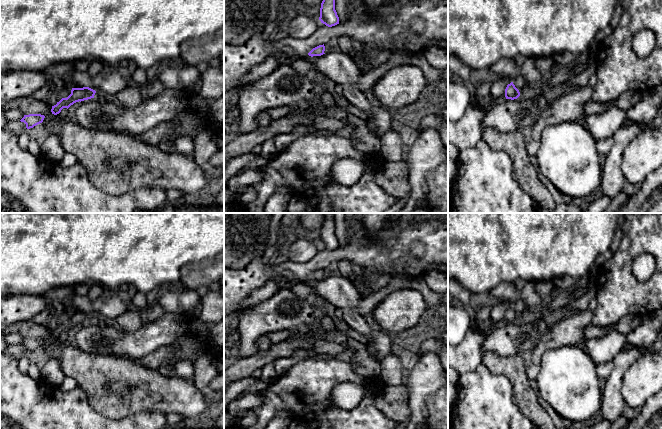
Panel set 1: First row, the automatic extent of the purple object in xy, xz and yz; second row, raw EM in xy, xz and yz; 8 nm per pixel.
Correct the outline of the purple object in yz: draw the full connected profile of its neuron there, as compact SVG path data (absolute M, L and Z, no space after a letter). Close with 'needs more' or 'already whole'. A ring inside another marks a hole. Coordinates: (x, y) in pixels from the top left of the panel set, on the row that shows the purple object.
M511 82L510 84L507 85L506 89L505 89L505 97L506 99L517 99L520 96L520 92L519 90L515 87L515 85L513 84L513 82Z; already whole

